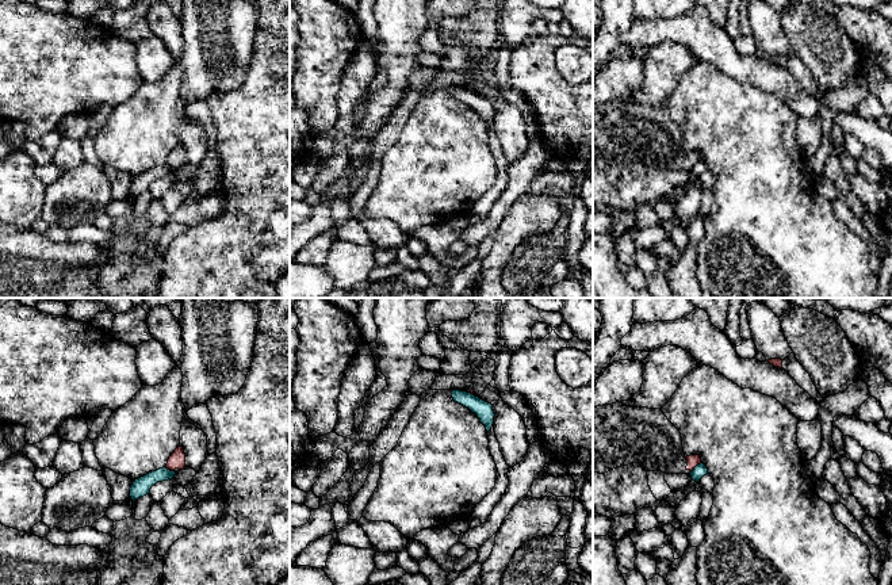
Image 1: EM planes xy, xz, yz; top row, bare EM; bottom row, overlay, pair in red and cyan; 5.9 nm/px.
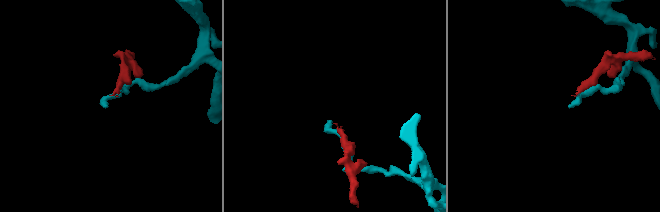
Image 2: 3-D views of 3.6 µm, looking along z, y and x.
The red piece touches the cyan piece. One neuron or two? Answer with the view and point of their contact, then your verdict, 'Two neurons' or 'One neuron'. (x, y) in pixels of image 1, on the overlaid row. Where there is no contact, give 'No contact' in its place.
Touches red at yz (695, 466). Two neurons

